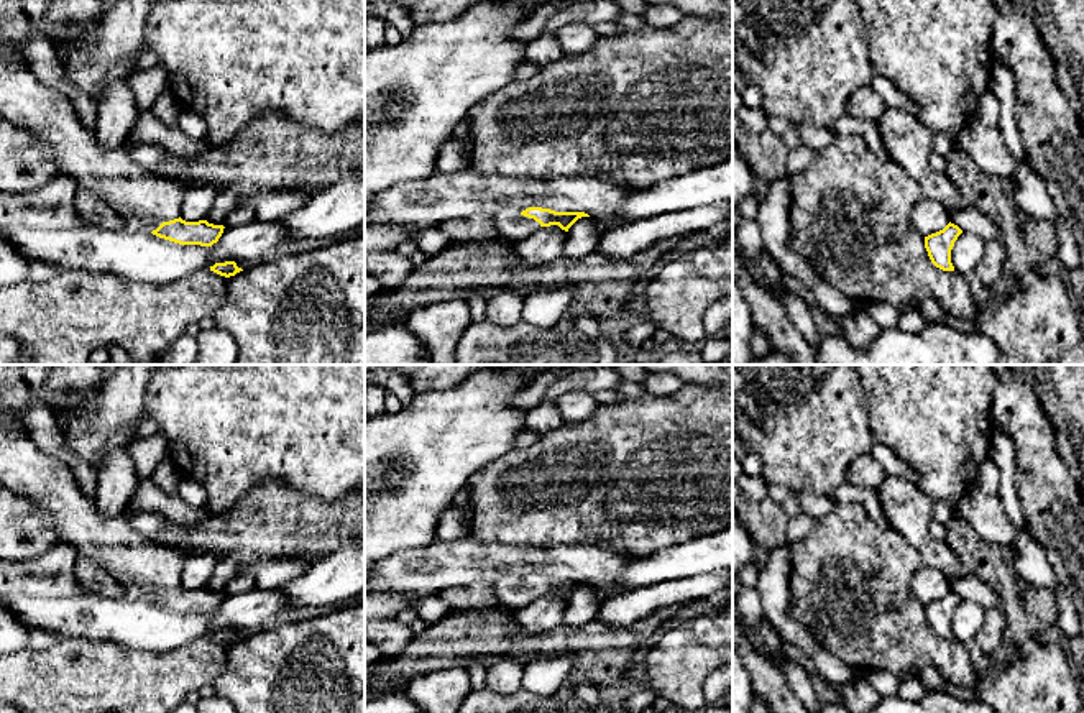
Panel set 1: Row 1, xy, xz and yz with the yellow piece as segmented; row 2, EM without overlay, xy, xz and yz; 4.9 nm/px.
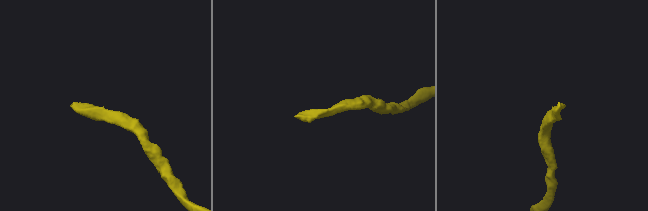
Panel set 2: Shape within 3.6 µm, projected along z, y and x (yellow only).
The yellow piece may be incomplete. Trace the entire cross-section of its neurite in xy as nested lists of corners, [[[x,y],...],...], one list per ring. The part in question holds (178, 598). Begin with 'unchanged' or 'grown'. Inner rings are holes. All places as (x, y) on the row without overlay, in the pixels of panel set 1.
grown; [[[0,411],[0,483],[39,503],[64,542],[92,554],[135,600],[179,611],[212,614],[223,593],[186,590],[181,572],[187,552],[153,544],[138,534],[126,516],[107,518],[85,496],[71,468],[43,453],[30,434]]]

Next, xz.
grown; [[[529,575],[521,582],[504,577],[494,583],[494,595],[499,606],[519,610],[535,600],[539,595],[558,593],[568,596],[581,585],[590,585],[585,580],[555,580],[542,575]]]

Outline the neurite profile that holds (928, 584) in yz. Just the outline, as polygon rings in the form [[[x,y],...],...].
[[[931,567],[920,568],[912,578],[912,593],[921,605],[943,598],[949,590],[949,580]]]

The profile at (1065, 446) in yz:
[[[1066,426],[1063,427],[1054,427],[1054,445],[1059,453],[1059,457],[1064,460],[1068,468],[1071,470],[1076,483],[1079,485],[1082,494],[1084,494],[1084,486],[1082,486],[1082,472],[1077,458],[1077,447],[1074,445],[1071,439],[1071,432]]]

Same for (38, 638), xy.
[[[31,628],[28,636],[26,649],[48,649],[59,642],[59,637],[43,628]]]

